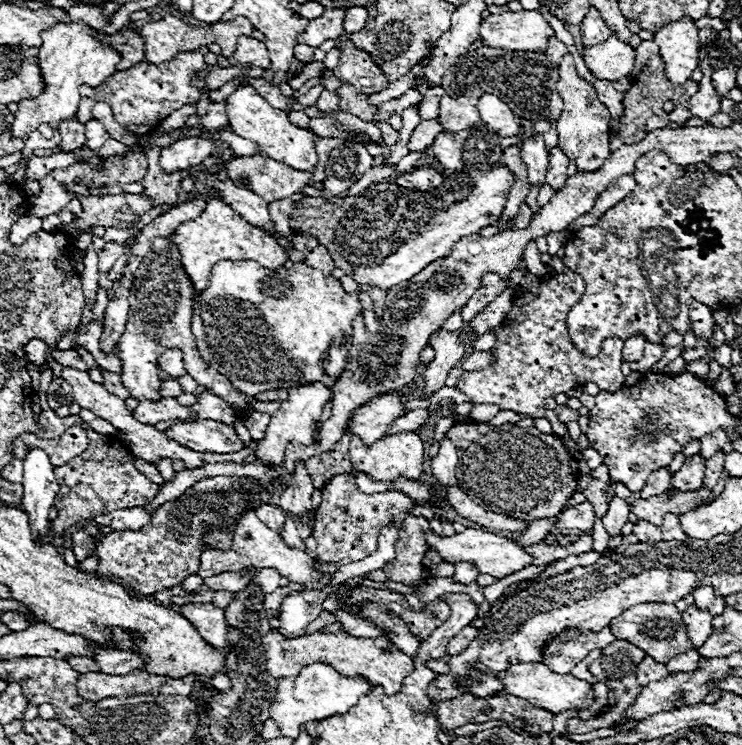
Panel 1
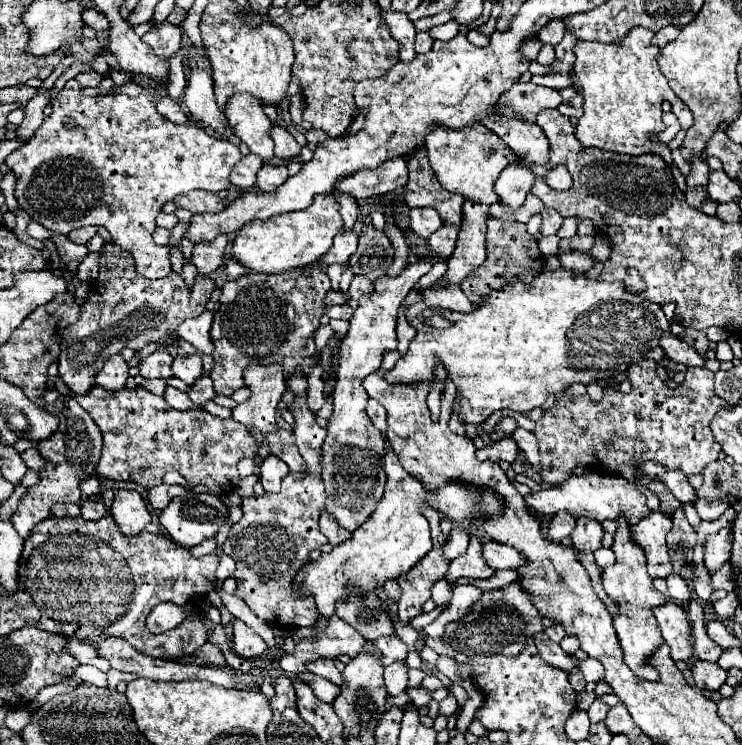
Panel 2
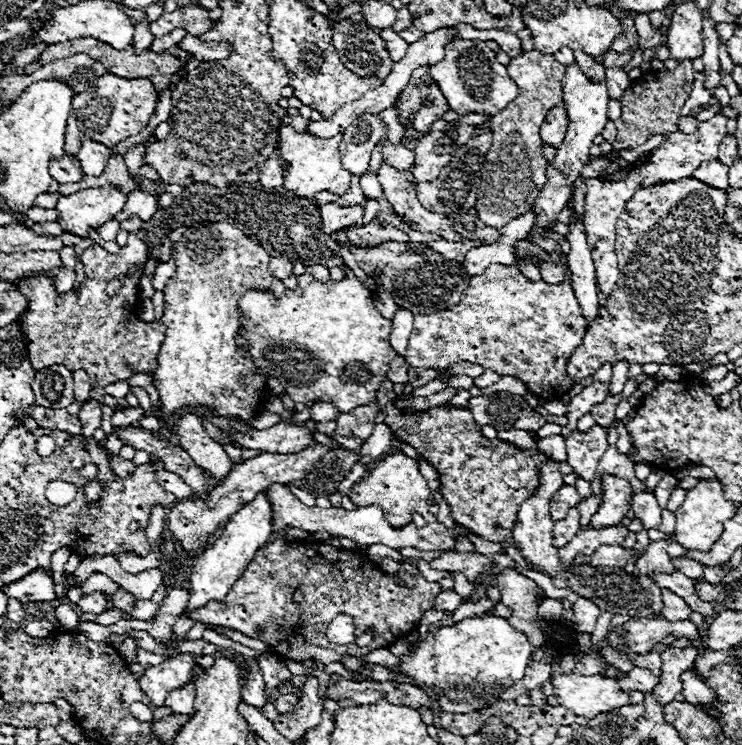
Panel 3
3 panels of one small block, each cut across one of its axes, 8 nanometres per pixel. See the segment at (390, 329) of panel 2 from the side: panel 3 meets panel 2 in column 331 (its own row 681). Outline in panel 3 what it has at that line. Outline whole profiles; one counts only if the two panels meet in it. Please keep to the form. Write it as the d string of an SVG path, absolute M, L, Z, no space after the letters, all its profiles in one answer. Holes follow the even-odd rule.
M476 616L440 628L434 636L428 634L414 652L404 654L402 662L394 668L408 672L418 686L426 684L434 688L442 712L468 714L496 704L500 692L508 688L508 684L522 680L530 654L532 646L528 638L508 626L504 618Z

